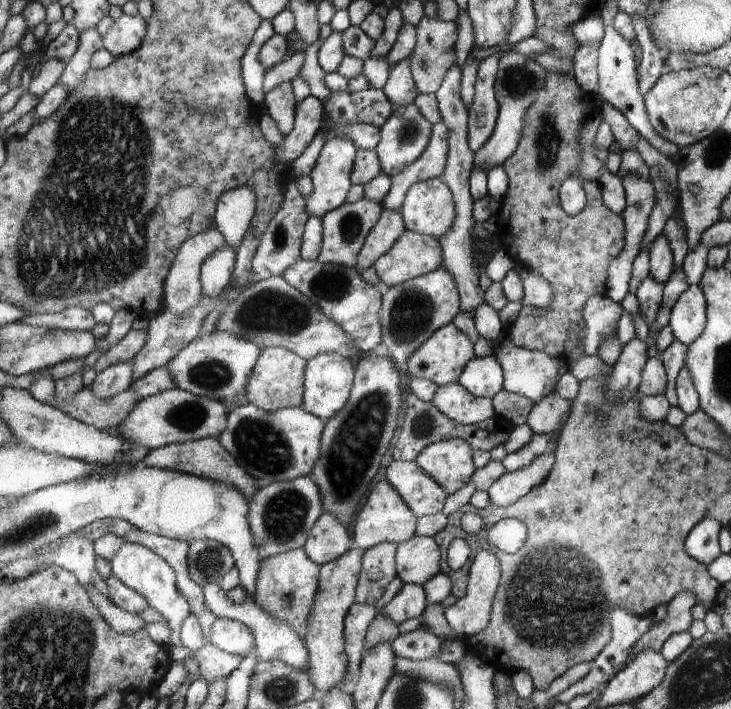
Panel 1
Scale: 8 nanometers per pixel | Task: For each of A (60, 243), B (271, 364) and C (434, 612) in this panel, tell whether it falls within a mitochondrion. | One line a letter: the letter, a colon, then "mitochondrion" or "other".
A: mitochondrion
B: other
C: other

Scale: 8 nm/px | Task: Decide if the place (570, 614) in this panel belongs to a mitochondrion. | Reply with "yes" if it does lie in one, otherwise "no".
yes

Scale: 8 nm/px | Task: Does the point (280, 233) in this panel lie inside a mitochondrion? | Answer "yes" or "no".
yes

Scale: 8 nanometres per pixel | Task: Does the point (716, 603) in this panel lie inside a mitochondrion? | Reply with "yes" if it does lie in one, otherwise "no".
no

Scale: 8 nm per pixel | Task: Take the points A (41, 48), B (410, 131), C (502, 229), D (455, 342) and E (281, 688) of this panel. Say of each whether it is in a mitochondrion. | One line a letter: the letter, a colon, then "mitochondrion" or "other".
A: other
B: mitochondrion
C: other
D: other
E: mitochondrion

